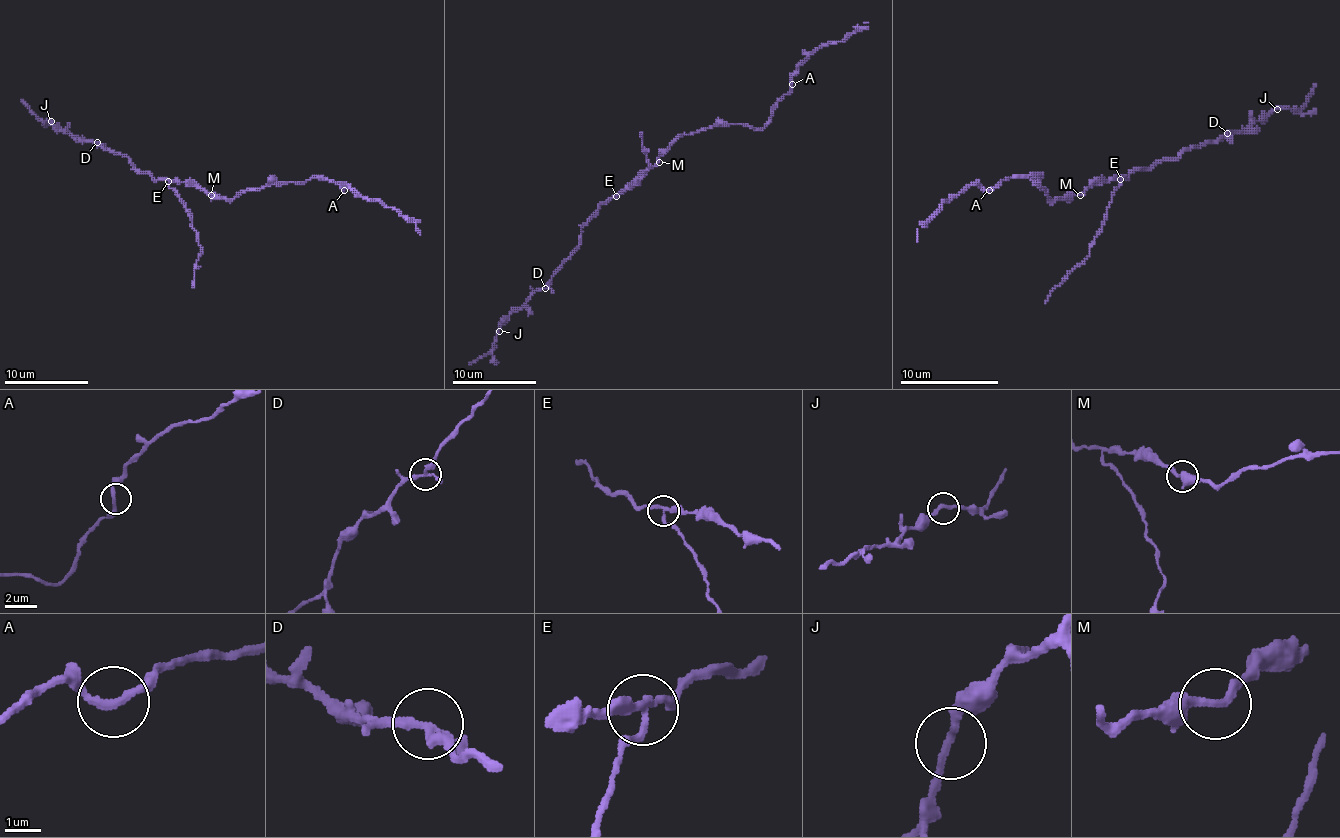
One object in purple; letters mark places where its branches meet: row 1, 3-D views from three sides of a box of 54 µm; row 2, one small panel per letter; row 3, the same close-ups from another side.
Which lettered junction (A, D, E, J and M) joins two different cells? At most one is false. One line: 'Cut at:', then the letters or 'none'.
Cut at: E

